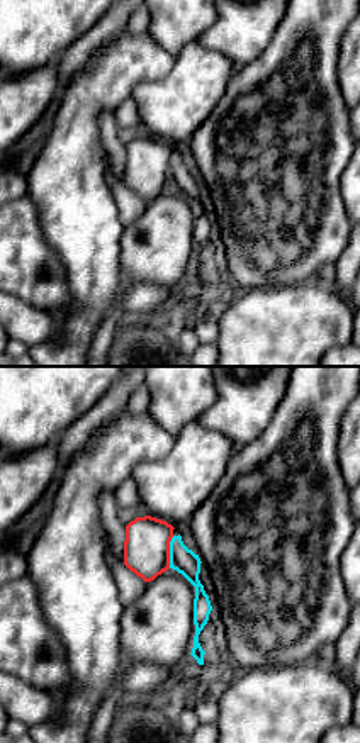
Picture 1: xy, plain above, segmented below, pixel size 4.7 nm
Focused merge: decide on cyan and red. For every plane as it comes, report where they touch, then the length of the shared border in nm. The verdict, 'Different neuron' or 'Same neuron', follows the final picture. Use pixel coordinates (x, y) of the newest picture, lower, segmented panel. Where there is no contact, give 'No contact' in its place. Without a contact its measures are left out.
Touches cyan at (170, 552). Shared border 150 nm

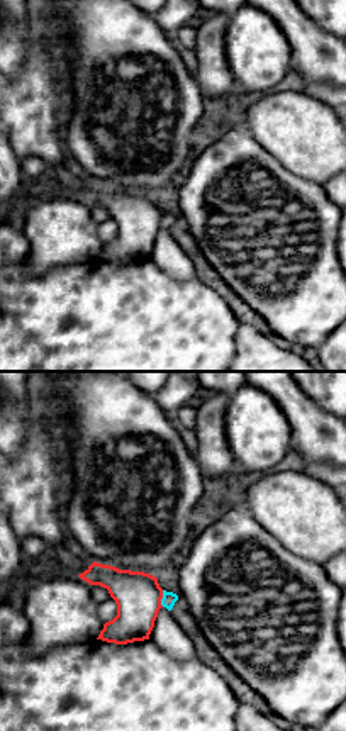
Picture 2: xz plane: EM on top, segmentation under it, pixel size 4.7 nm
Touches cyan at (161, 599). Shared border 80 nm

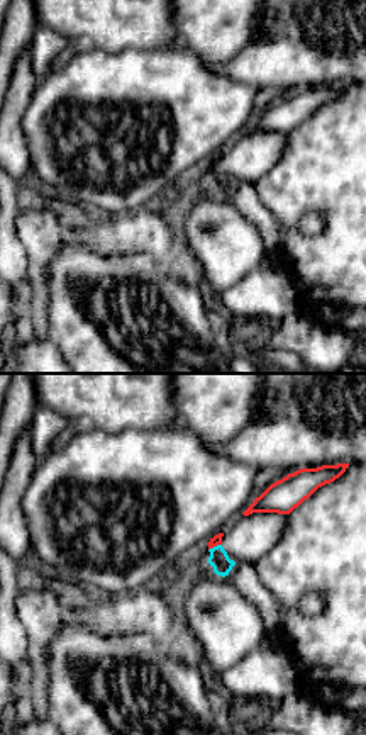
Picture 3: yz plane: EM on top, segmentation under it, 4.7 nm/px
Touches cyan at (214, 547). Shared border 70 nm

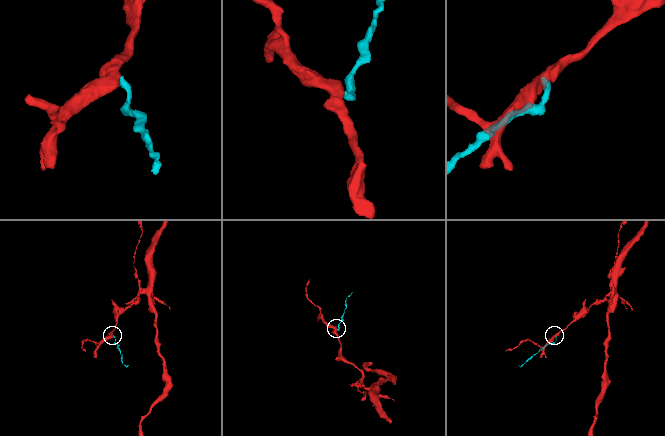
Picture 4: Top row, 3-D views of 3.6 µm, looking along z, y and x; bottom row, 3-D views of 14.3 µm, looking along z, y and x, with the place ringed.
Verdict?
Different neuron

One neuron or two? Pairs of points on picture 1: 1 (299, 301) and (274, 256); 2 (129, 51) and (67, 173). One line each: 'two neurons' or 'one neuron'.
1: two neurons
2: one neuron

